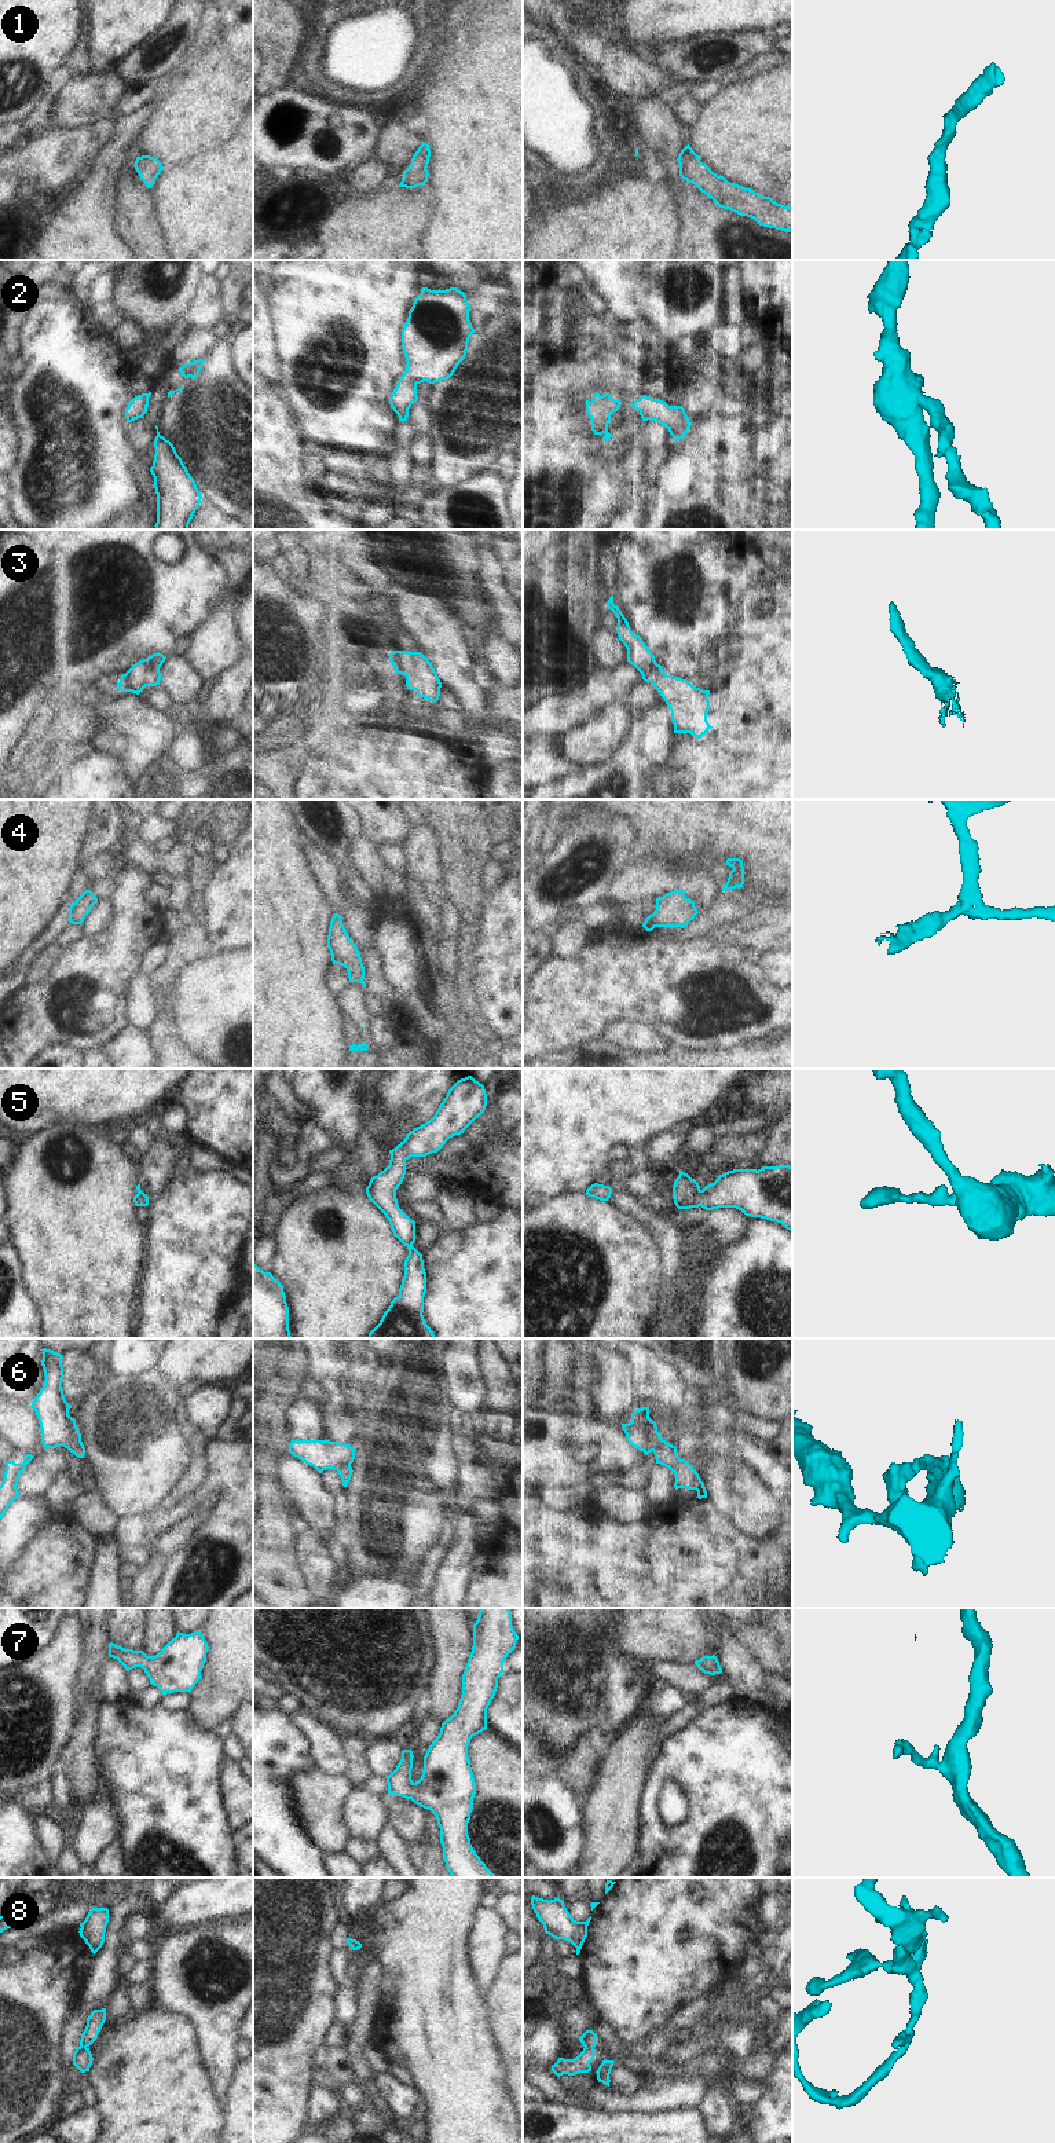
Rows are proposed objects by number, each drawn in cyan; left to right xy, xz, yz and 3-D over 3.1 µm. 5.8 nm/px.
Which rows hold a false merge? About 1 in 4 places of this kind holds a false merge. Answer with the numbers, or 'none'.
6, 8

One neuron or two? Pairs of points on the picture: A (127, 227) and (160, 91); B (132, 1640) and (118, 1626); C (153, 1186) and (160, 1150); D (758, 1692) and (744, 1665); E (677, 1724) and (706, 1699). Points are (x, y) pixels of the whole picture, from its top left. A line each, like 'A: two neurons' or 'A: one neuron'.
A: two neurons
B: one neuron
C: one neuron
D: one neuron
E: one neuron

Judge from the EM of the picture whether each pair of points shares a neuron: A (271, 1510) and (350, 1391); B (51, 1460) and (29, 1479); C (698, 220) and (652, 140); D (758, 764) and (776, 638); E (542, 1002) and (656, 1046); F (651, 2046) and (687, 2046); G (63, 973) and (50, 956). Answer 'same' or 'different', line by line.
A: different
B: same
C: same
D: same
E: different
F: different
G: different

